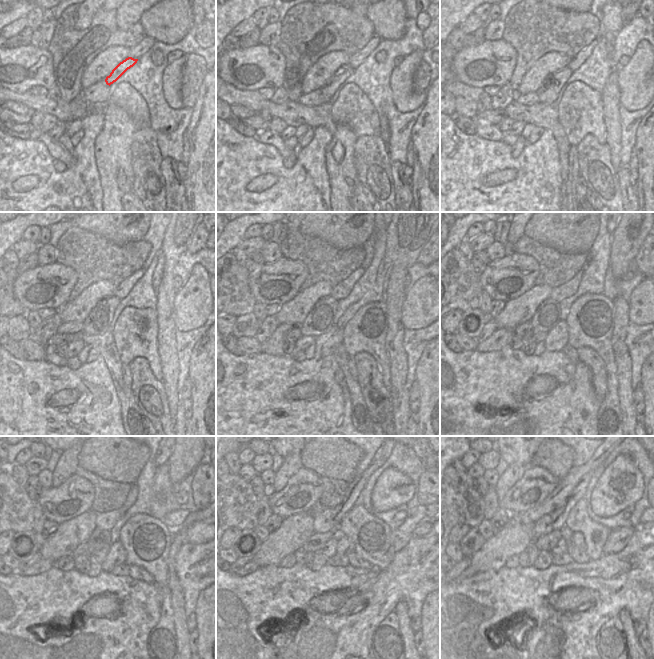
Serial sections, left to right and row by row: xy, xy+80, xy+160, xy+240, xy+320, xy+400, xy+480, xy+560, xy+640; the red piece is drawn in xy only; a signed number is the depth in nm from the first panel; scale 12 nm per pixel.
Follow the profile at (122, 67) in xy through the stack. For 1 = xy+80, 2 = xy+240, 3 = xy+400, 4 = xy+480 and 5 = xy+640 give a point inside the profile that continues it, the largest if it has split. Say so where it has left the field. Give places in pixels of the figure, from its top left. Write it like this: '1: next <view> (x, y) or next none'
1: next xy+80 (342, 73)
2: next xy+240 (98, 321)
3: next xy+400 (548, 314)
4: next xy+480 (100, 538)
5: next xy+640 (524, 561)

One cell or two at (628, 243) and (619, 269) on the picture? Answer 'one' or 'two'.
one

